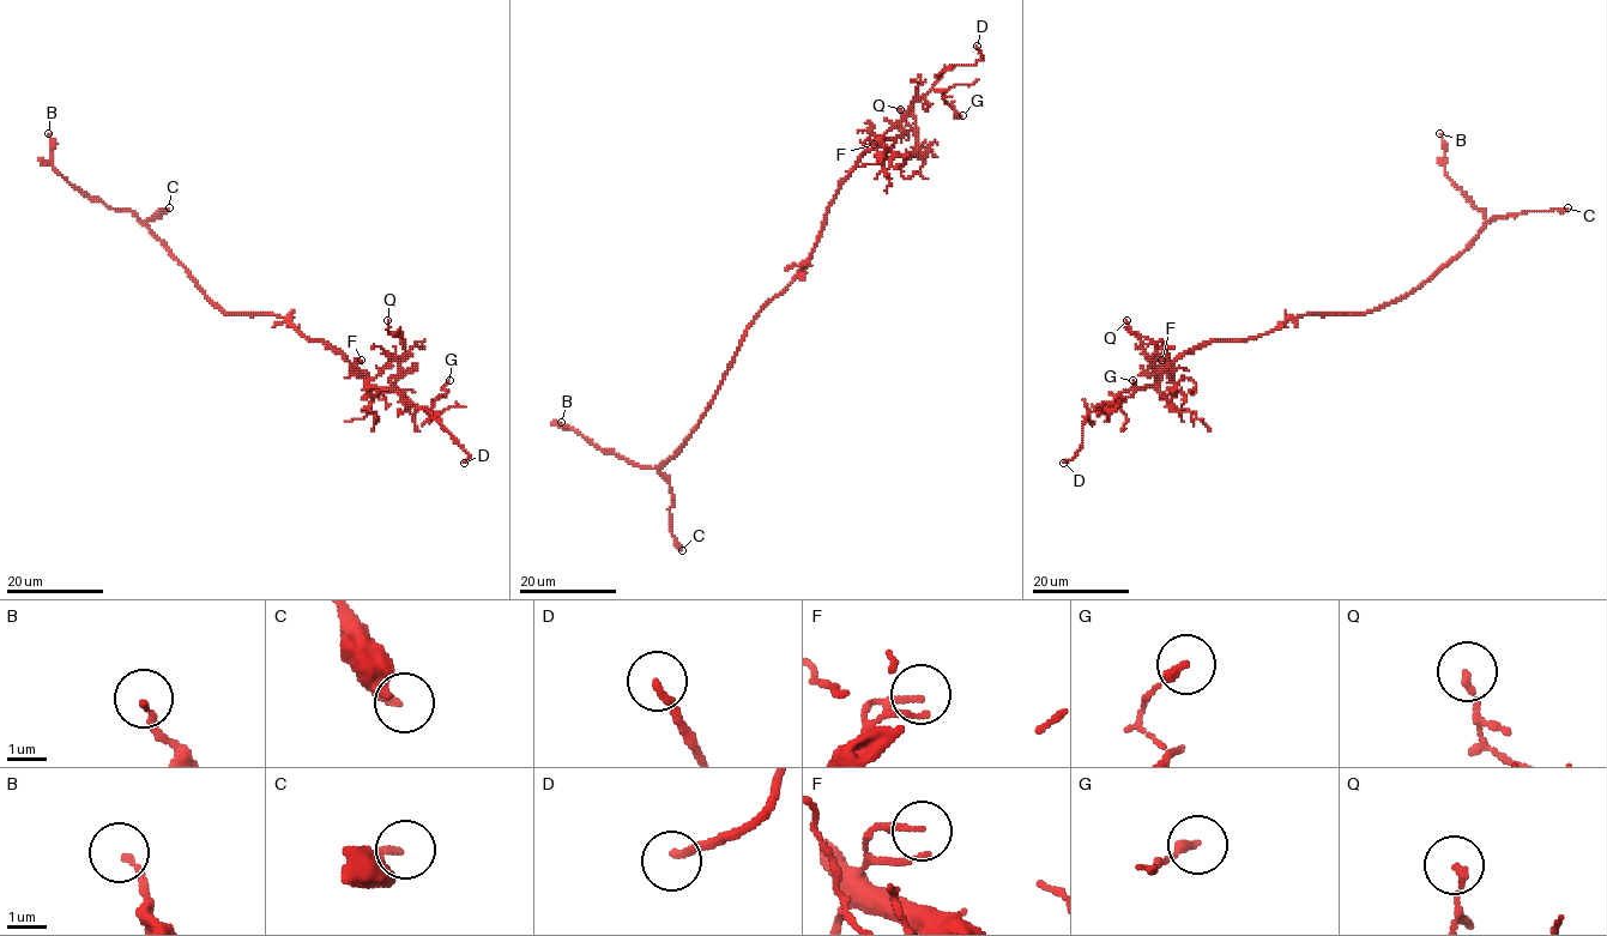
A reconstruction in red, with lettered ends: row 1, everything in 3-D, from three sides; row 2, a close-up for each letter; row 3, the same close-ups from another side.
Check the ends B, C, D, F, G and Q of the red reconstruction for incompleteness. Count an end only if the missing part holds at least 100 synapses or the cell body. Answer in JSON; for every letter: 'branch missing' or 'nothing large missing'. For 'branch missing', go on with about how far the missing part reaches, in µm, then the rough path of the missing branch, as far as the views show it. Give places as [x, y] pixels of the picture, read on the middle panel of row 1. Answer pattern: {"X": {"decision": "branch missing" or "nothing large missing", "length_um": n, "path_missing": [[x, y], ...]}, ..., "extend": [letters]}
{"B": {"decision": "nothing large missing"}, "C": {"decision": "nothing large missing"}, "D": {"decision": "branch missing", "length_um": 5, "path_missing": [[977, 46], [967, 34], [961, 36]]}, "F": {"decision": "nothing large missing"}, "G": {"decision": "nothing large missing"}, "Q": {"decision": "nothing large missing"}, "extend": ["D"]}

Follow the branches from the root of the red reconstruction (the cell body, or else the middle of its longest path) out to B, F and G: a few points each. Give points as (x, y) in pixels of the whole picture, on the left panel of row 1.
B: (261, 314), (225, 313), (130, 210), (107, 206), (76, 189), (52, 164), (52, 138), (48, 133)
F: (261, 314), (283, 316), (306, 338), (321, 339), (351, 364), (361, 360)
G: (261, 314), (283, 316), (306, 338), (321, 339), (368, 387), (394, 390), (418, 409), (430, 411), (449, 380)

